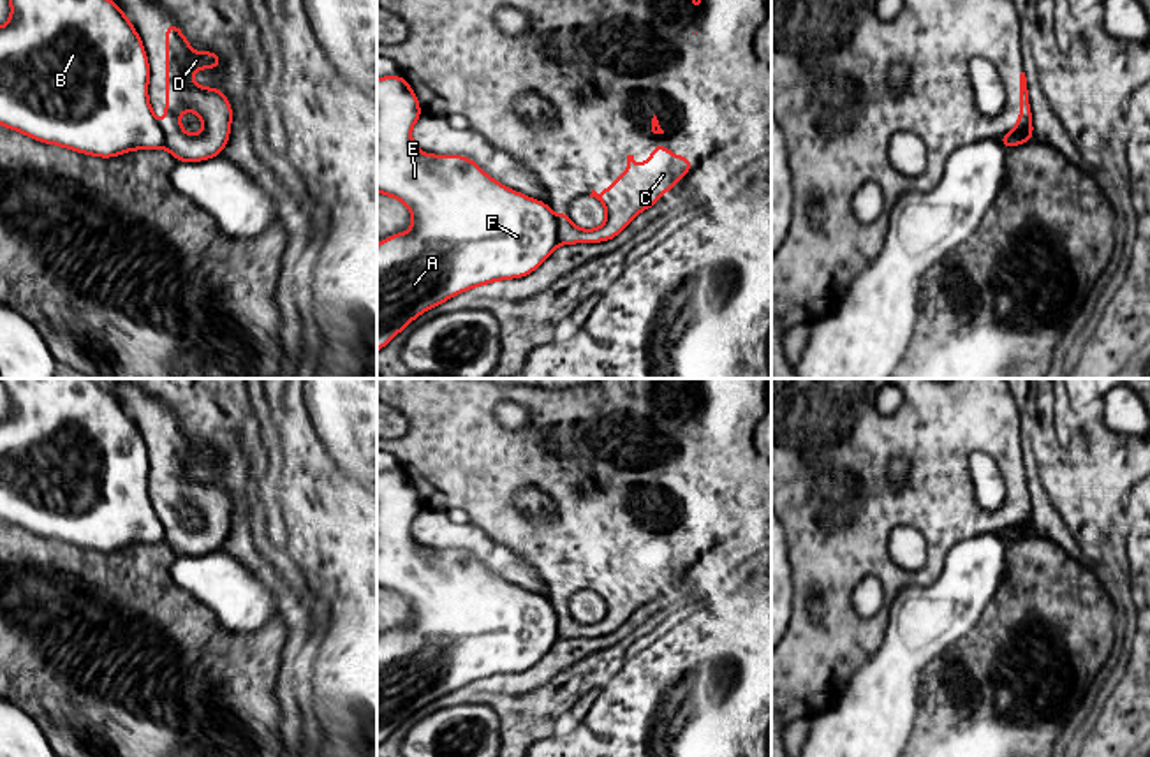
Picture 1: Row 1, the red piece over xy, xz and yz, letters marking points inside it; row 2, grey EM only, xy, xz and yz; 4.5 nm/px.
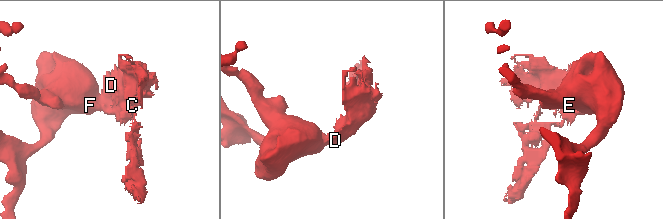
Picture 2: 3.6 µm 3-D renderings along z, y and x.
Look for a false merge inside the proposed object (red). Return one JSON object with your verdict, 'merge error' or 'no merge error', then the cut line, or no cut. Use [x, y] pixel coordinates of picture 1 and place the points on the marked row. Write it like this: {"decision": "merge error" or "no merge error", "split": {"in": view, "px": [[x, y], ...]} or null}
{"decision": "merge error", "split": {"in": "yz", "px": [[1031, 122], [1024, 131], [1013, 132]]}}

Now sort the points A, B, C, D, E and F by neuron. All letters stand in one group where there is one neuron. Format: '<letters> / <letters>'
A B E F / C D

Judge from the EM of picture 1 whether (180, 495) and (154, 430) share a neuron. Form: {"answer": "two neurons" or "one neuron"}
{"answer": "one neuron"}

